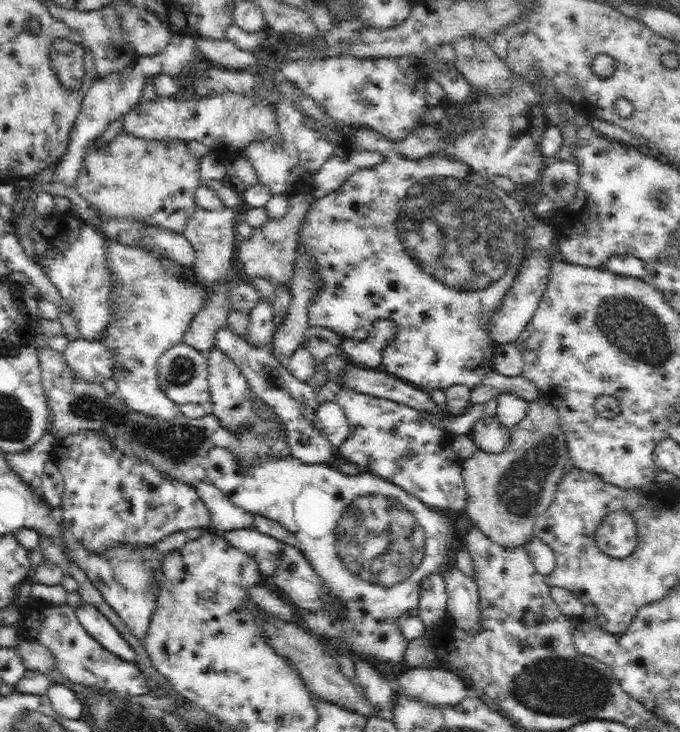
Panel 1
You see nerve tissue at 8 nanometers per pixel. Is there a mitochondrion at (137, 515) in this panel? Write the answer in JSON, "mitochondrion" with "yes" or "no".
{"mitochondrion":"no"}

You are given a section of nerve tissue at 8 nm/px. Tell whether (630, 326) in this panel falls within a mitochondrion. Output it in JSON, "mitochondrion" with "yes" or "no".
{"mitochondrion":"yes"}

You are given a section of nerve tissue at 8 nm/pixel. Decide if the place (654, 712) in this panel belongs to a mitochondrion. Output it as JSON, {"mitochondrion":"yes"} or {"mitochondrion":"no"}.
{"mitochondrion":"no"}

